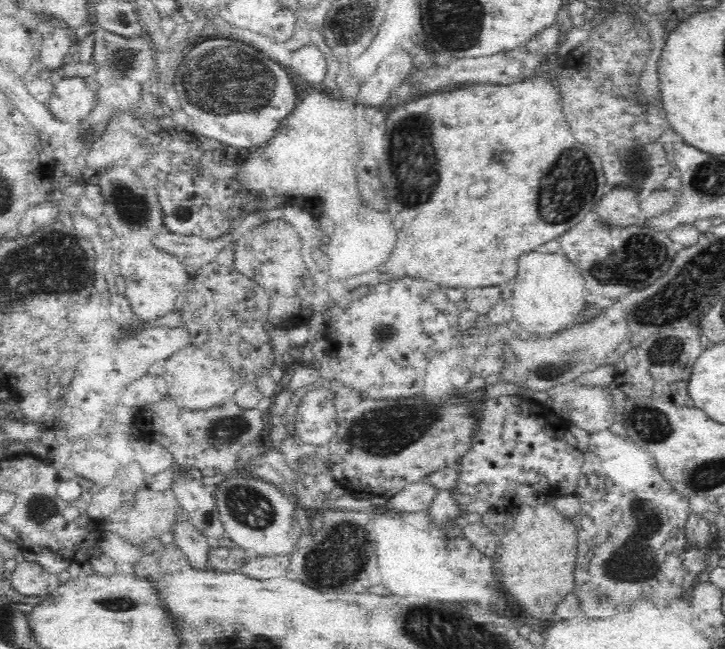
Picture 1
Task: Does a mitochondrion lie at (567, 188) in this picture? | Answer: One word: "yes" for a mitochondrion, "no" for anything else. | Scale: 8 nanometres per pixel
yes

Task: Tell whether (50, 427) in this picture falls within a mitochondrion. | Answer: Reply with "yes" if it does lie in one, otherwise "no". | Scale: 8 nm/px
no

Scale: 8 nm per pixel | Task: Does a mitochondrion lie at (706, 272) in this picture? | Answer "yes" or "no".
yes

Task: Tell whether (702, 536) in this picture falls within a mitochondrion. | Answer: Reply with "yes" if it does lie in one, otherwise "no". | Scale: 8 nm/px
no

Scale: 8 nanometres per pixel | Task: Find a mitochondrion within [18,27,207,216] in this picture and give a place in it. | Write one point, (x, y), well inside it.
(128, 57)

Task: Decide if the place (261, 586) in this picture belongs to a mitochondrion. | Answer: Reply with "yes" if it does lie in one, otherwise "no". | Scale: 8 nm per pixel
no

